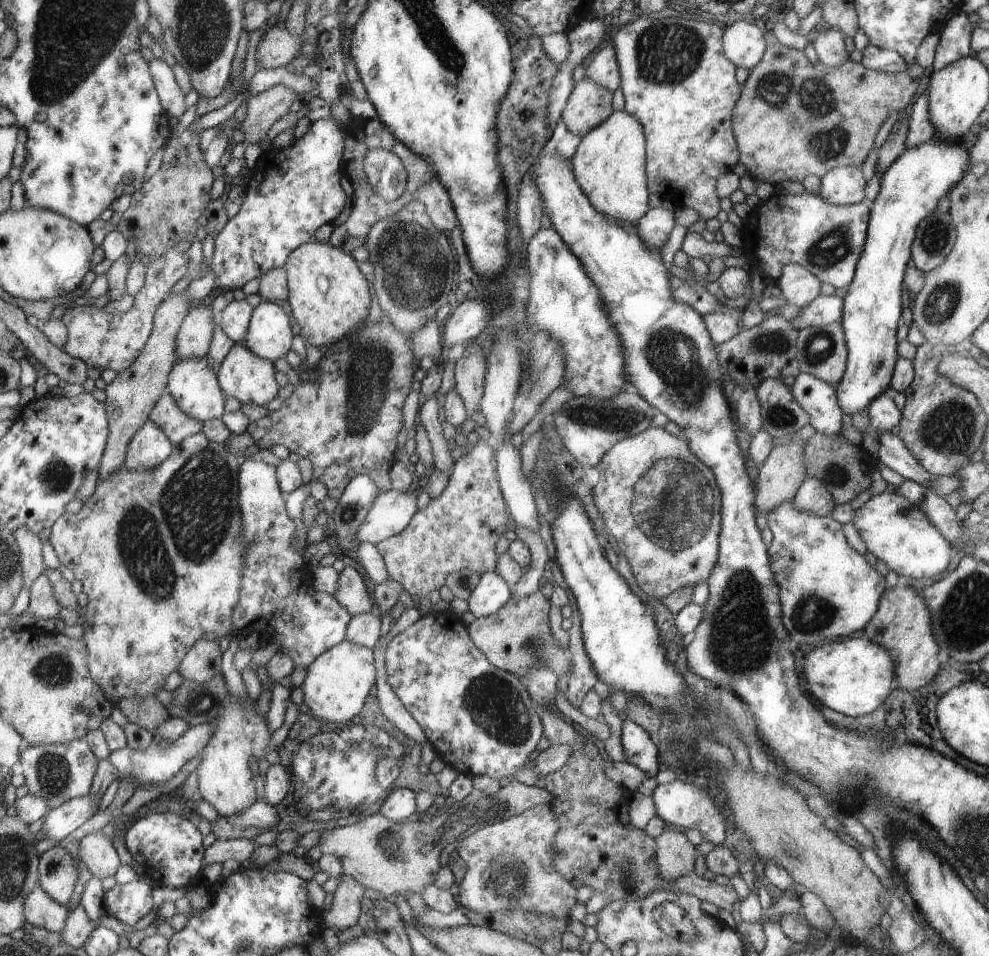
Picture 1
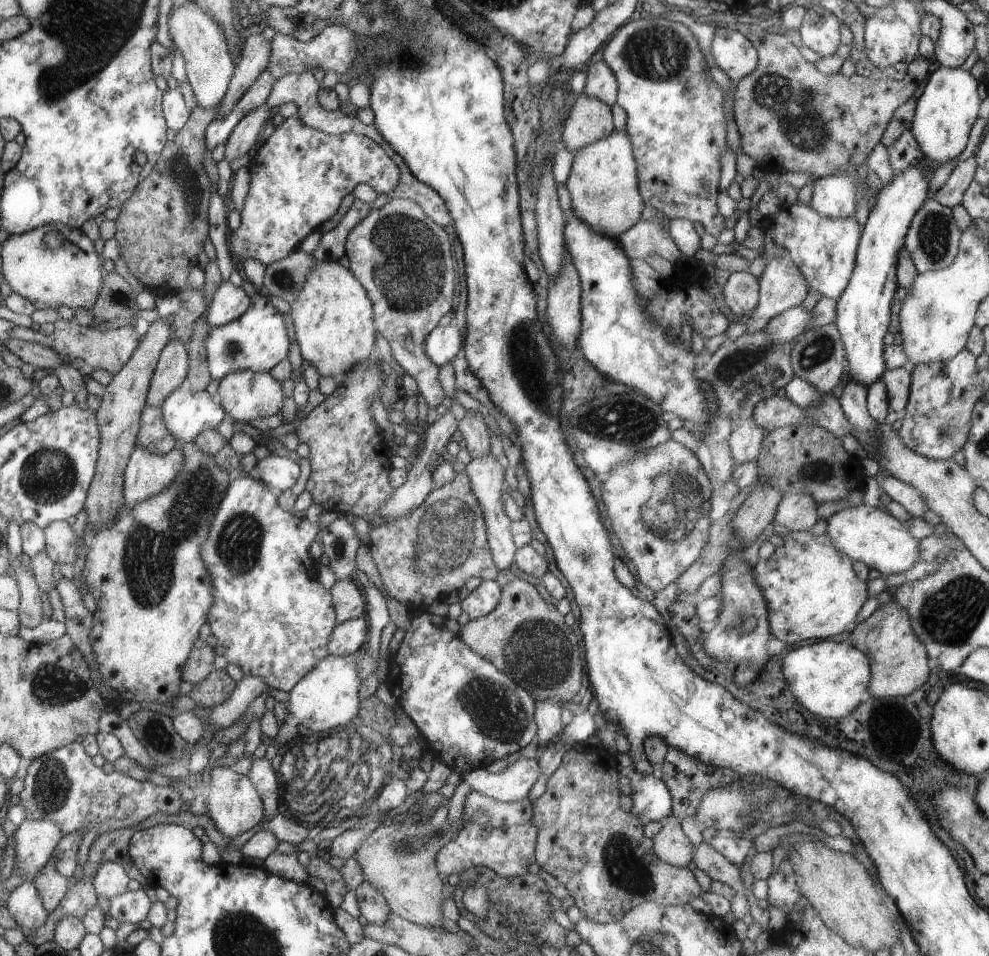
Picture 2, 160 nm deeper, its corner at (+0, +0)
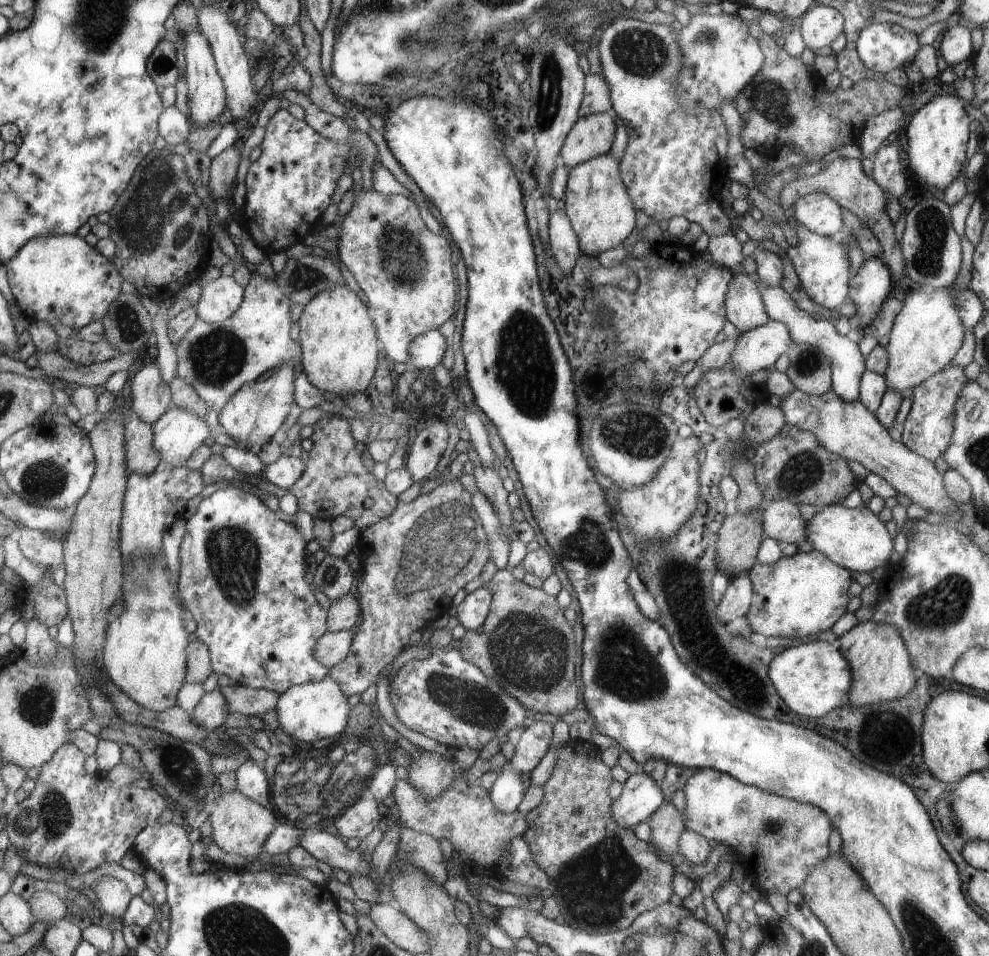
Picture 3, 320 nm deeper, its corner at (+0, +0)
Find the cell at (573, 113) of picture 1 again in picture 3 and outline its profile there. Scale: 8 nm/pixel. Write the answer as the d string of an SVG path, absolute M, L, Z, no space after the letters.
M610 112L580 117L570 129L558 154L563 166L572 170L595 156L610 152L614 130L616 126Z

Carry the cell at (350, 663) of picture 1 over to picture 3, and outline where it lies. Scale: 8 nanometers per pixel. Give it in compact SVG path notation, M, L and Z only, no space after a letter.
M328 676L317 683L294 685L280 695L275 708L280 728L290 736L293 742L301 740L311 744L317 739L336 736L344 732L348 714L350 714L350 706L346 704L344 693L341 684Z

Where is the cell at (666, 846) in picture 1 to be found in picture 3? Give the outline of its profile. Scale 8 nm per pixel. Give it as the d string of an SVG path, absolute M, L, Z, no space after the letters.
M664 800L647 820L651 828L652 842L664 852L676 856L679 852L679 838L685 829L681 811L672 802Z

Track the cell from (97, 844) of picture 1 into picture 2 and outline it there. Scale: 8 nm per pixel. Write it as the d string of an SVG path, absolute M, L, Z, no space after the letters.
M114 861L105 862L93 876L93 887L97 896L106 896L108 900L126 891L128 882L129 873Z

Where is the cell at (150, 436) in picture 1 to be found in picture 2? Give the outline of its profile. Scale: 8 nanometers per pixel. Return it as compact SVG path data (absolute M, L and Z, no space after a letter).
M136 446L125 468L124 505L135 507L164 492L181 471L184 458L178 446L163 455Z

